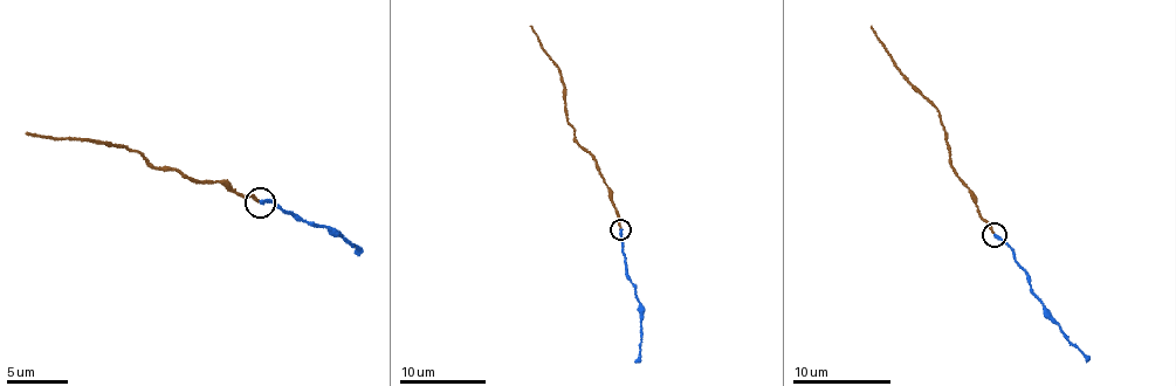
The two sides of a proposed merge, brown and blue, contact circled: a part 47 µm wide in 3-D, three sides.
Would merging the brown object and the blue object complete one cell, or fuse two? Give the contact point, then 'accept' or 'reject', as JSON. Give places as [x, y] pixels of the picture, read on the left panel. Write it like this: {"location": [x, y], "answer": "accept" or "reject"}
{"location": [260, 202], "answer": "accept"}

